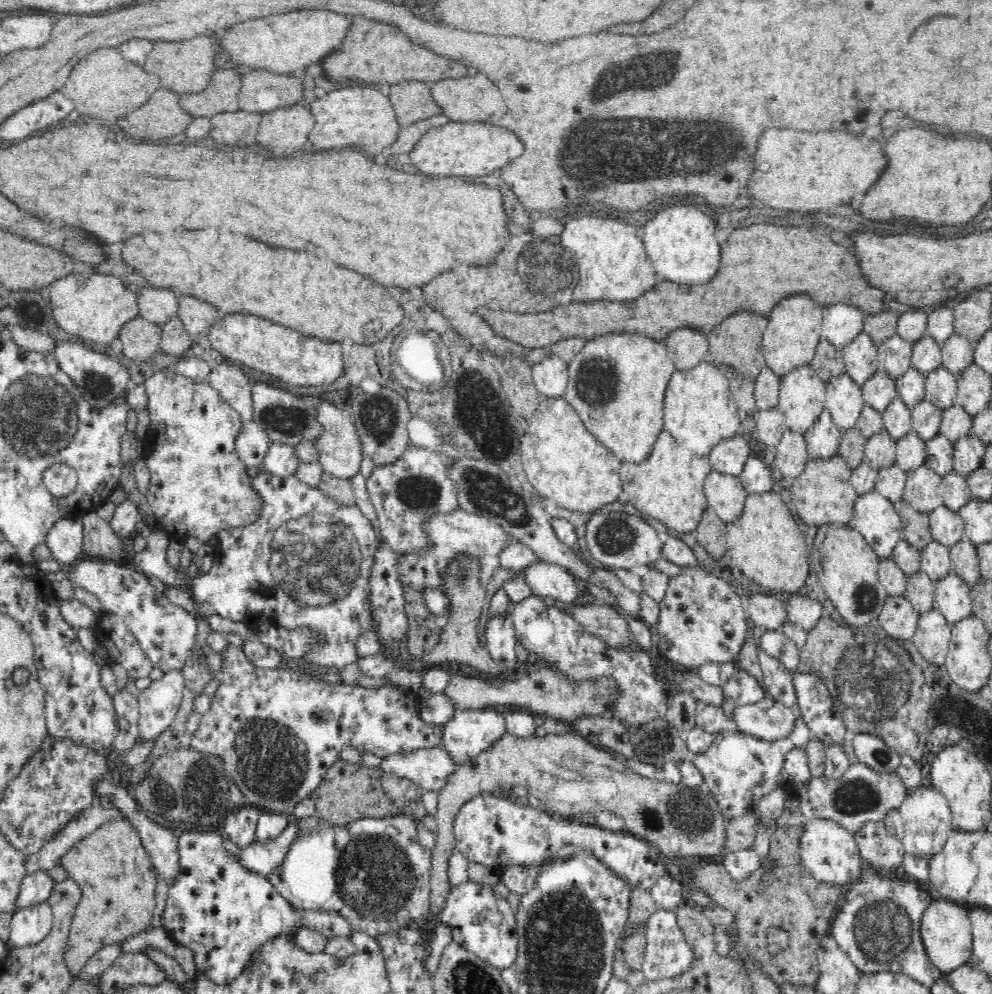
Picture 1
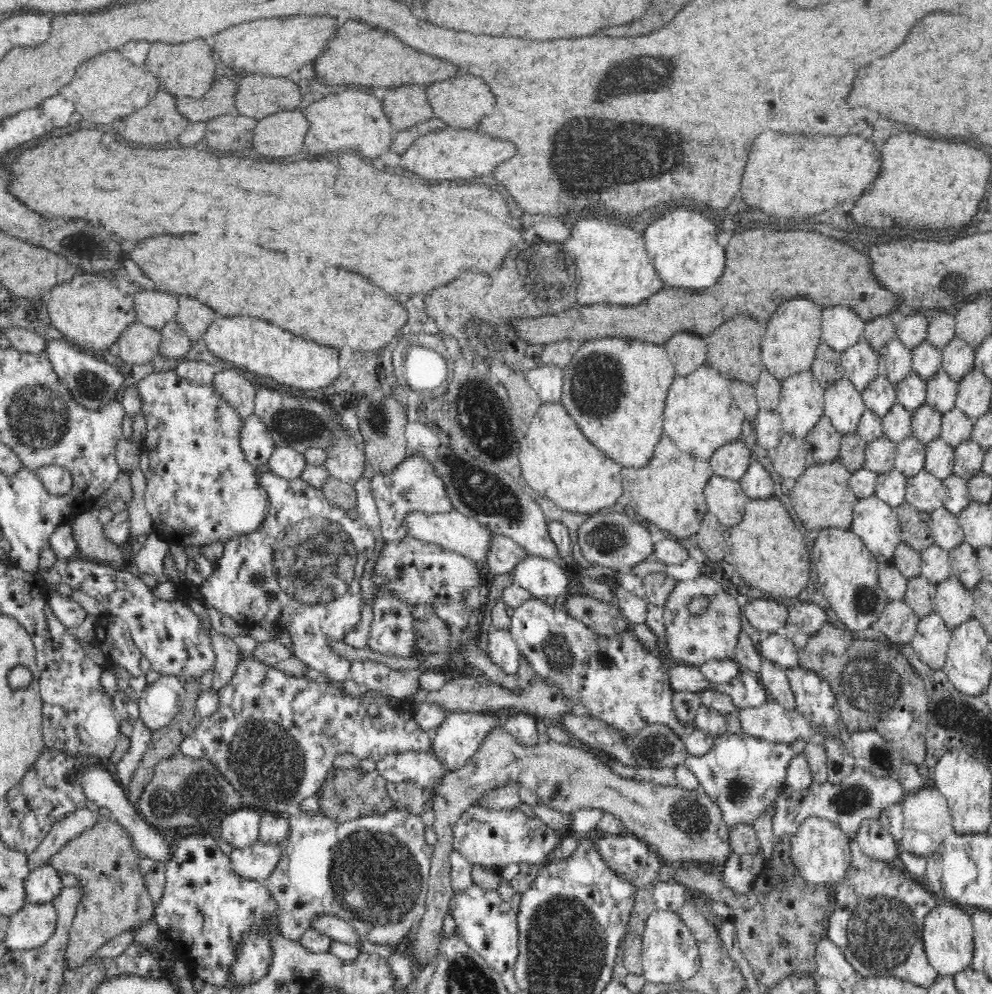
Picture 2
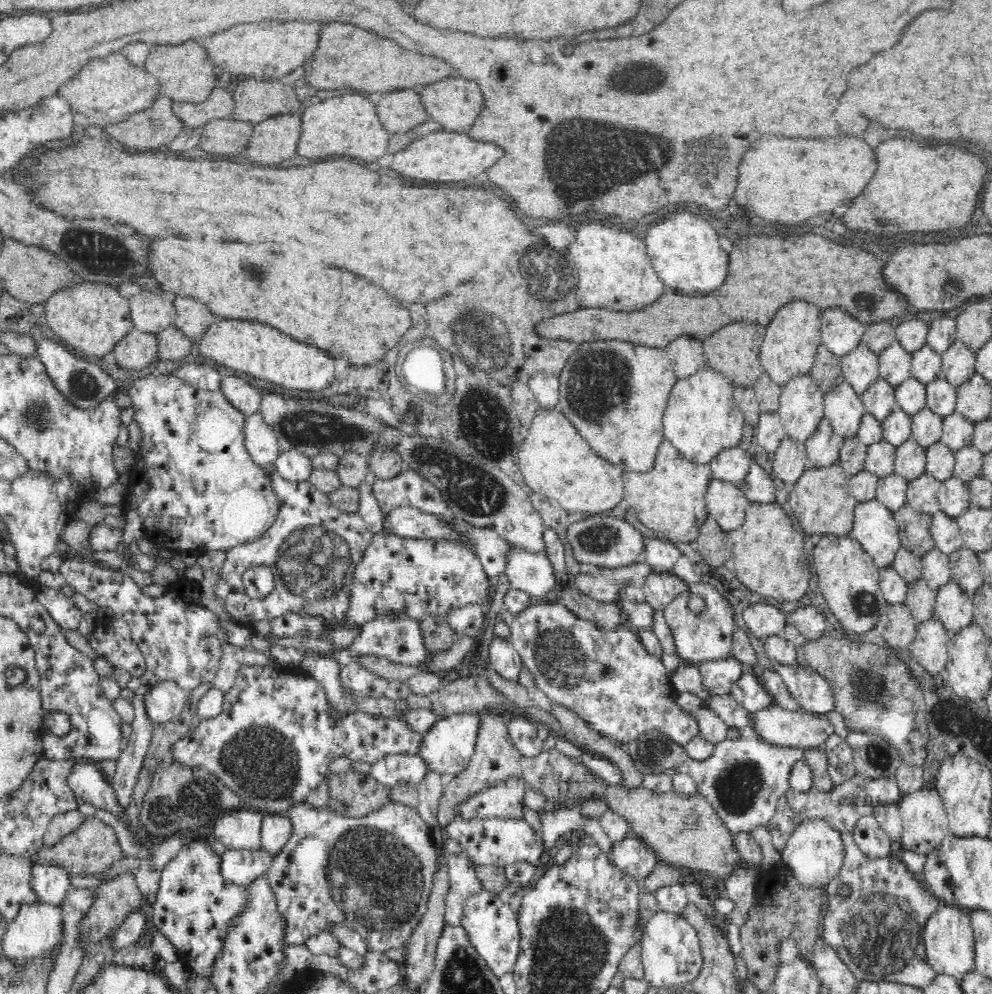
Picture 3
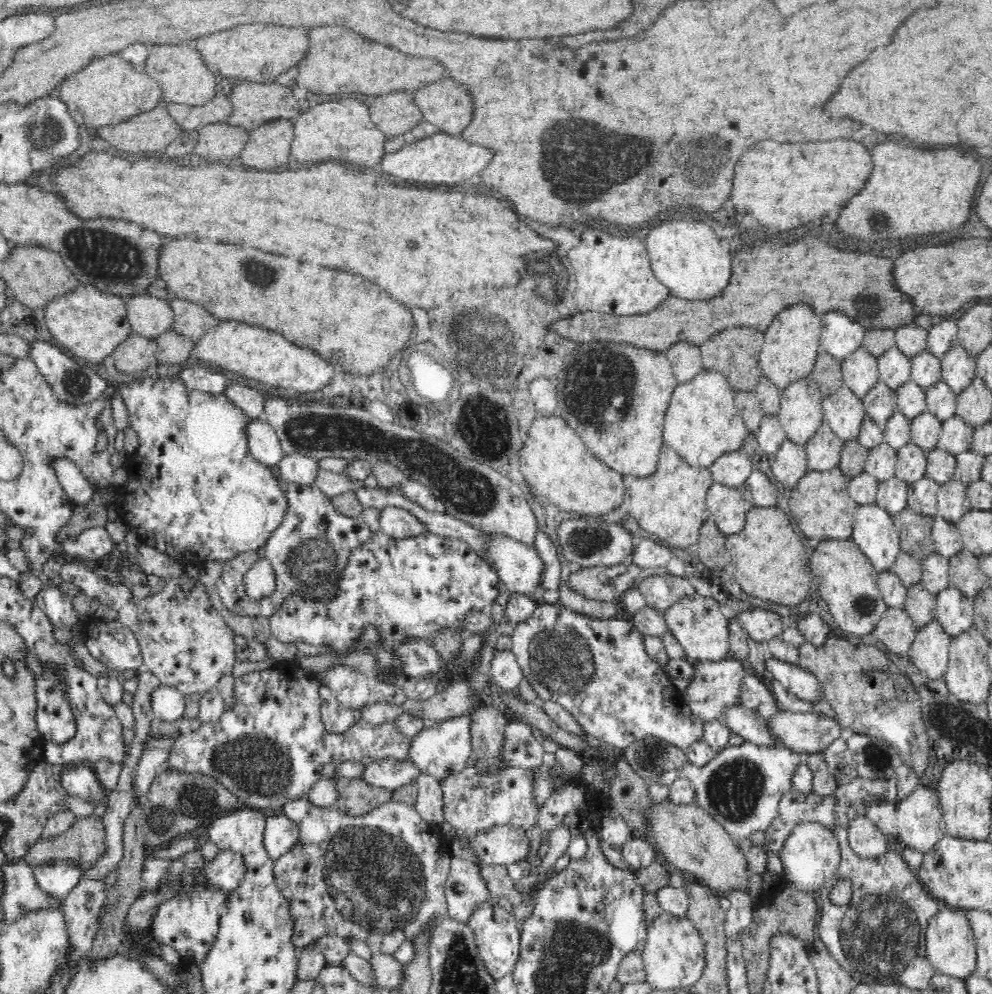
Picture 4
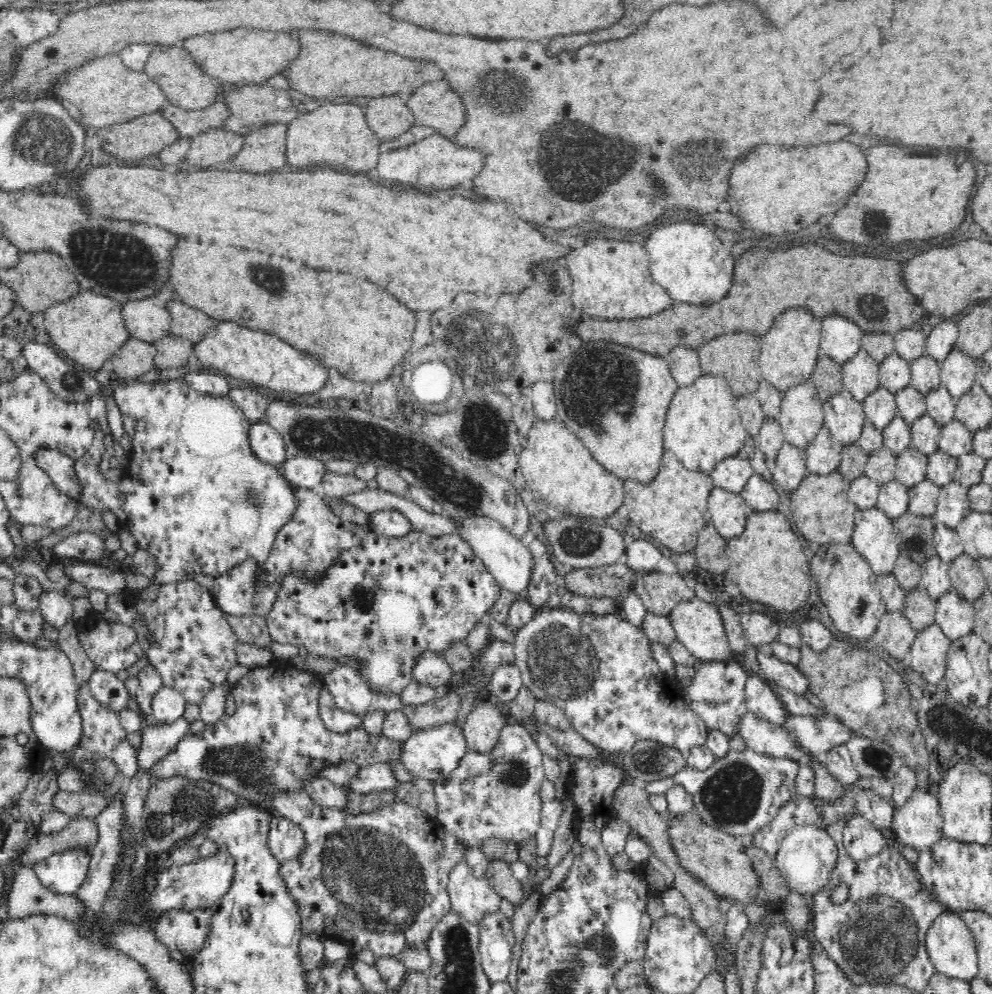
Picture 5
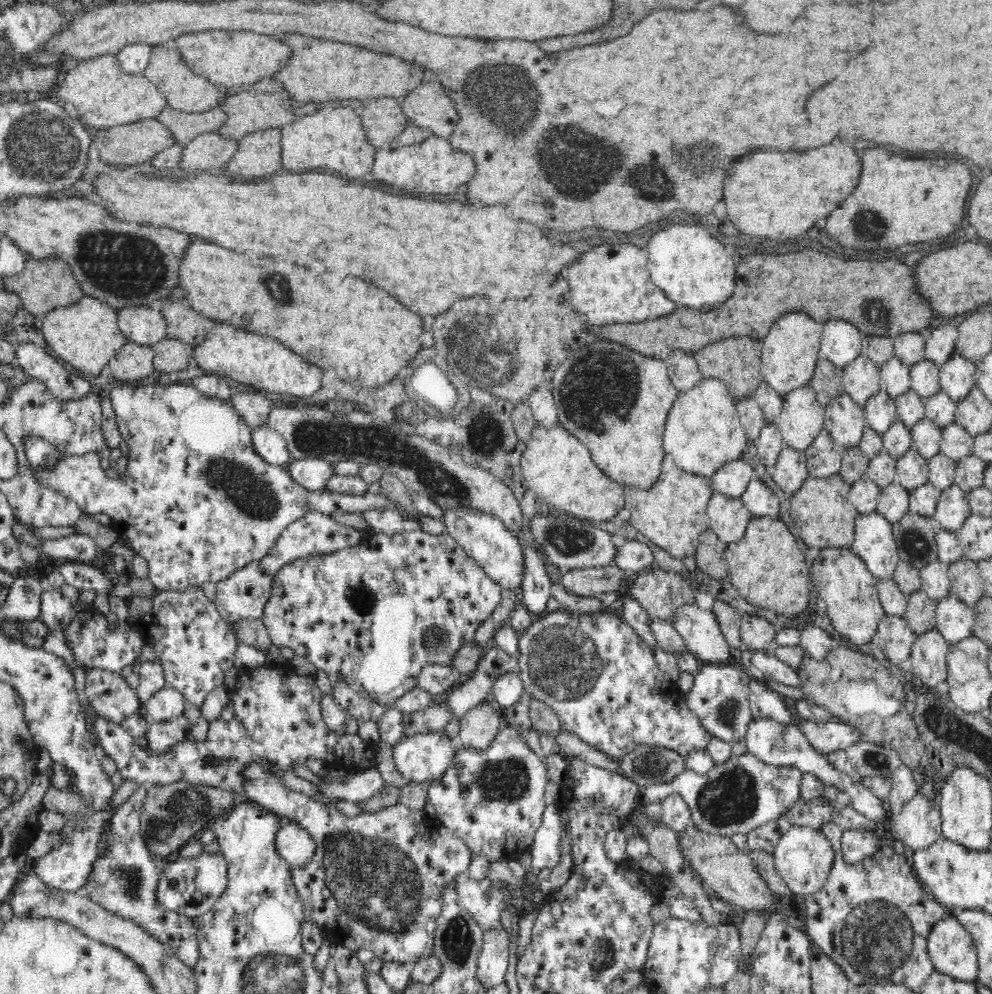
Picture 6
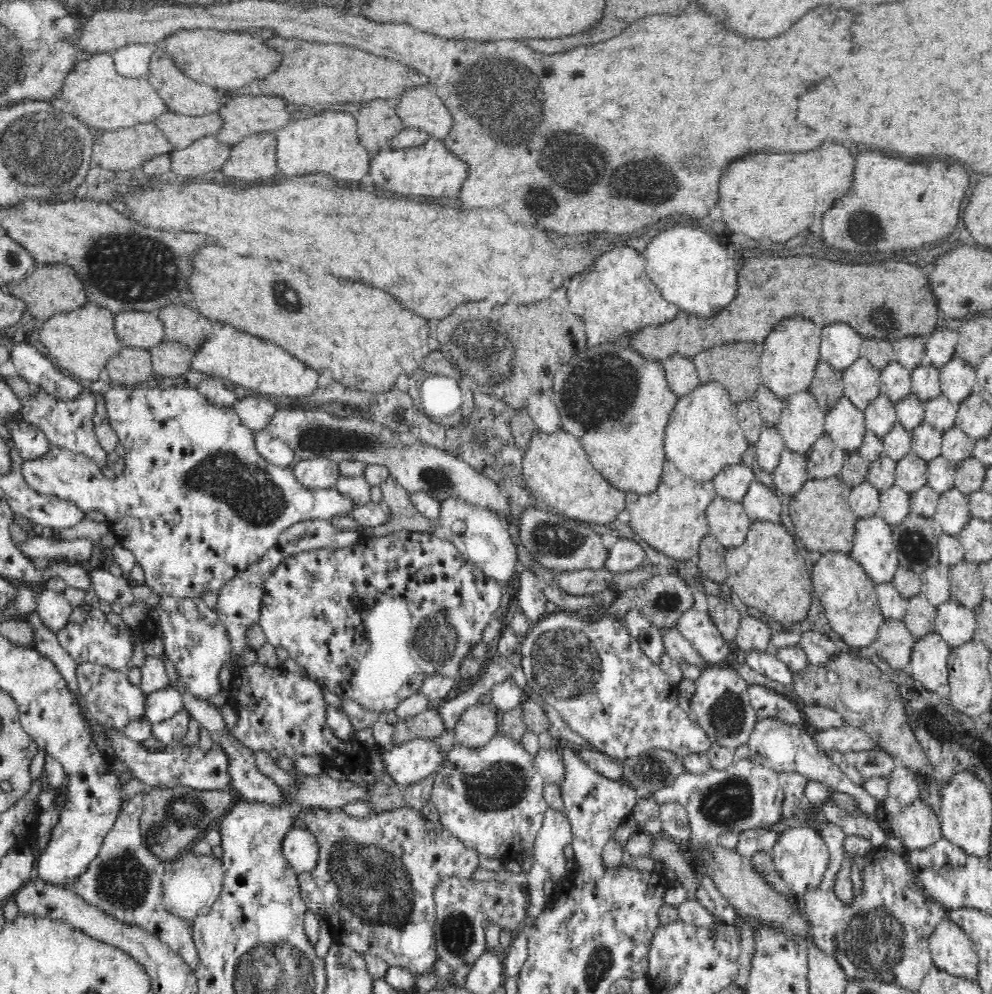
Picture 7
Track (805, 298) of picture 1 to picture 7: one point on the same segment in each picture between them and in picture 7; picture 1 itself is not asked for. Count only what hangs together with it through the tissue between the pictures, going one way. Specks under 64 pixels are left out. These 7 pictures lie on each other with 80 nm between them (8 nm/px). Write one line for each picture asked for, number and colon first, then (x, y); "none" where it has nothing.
2: (794, 332)
3: (789, 349)
4: (791, 344)
5: (787, 358)
6: (791, 349)
7: (791, 352)

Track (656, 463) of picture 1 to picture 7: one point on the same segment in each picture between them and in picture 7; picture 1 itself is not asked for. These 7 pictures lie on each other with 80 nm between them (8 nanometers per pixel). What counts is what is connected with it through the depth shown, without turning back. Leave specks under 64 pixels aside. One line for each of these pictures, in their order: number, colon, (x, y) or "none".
2: (668, 492)
3: (668, 499)
4: (670, 503)
5: (672, 508)
6: (672, 513)
7: (672, 519)

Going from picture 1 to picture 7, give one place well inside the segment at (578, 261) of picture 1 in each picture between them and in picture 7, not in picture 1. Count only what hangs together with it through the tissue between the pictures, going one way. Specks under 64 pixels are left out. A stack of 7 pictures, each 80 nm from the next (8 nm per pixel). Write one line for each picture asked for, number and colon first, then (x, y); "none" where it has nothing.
2: (610, 264)
3: (611, 268)
4: (612, 274)
5: (611, 279)
6: (611, 283)
7: (615, 296)

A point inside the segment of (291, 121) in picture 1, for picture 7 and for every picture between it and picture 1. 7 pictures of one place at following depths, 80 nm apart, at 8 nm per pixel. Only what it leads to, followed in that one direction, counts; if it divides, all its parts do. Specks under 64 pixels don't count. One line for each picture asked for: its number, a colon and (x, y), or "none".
2: (280, 134)
3: (276, 138)
4: (270, 144)
5: (264, 149)
6: (259, 153)
7: (254, 157)

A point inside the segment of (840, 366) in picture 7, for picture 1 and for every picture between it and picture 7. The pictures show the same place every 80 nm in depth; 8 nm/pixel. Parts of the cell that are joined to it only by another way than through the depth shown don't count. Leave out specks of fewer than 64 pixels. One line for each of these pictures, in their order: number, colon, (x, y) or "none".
1: (841, 323)
2: (841, 327)
3: (841, 332)
4: (841, 335)
5: (841, 339)
6: (840, 344)

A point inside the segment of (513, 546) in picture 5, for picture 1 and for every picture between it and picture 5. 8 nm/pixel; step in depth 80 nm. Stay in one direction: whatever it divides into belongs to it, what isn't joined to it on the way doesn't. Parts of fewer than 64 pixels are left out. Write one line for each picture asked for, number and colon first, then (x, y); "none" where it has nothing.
1: (545, 579)
2: (543, 578)
3: (533, 573)
4: (519, 567)

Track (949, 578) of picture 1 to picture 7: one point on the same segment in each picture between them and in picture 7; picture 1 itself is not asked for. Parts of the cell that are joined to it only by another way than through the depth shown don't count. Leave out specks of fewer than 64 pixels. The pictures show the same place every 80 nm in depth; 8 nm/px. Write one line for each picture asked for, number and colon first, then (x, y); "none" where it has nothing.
2: (954, 602)
3: (954, 606)
4: (954, 610)
5: (955, 615)
6: (955, 619)
7: (956, 623)

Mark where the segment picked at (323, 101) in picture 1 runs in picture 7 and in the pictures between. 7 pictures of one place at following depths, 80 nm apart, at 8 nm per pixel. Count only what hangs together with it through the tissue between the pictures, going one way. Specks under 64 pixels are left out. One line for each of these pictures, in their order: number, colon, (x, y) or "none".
2: (348, 119)
3: (348, 125)
4: (343, 130)
5: (333, 133)
6: (333, 138)
7: (328, 143)

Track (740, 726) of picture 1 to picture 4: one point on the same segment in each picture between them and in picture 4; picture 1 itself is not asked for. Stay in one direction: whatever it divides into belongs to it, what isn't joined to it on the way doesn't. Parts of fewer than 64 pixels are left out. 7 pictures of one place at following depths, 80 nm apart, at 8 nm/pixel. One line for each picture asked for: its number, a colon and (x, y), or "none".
2: (770, 721)
3: (774, 724)
4: (802, 732)

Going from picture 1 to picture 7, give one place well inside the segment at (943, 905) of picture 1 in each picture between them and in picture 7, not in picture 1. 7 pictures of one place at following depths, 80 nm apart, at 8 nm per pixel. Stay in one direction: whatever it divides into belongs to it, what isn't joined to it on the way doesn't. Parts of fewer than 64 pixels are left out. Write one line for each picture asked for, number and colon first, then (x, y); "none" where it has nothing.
2: (947, 932)
3: (949, 943)
4: (950, 947)
5: (950, 945)
6: (951, 948)
7: (952, 950)

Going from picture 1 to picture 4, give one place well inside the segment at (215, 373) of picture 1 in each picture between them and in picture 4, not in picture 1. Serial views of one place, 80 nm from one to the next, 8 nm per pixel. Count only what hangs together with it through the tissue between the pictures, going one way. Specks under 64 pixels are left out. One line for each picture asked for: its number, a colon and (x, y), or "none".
2: (239, 393)
3: (241, 395)
4: (249, 400)

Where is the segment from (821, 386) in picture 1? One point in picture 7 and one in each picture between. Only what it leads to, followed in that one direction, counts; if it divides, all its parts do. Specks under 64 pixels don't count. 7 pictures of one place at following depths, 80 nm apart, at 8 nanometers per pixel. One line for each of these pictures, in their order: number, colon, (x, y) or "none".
2: (802, 400)
3: (800, 410)
4: (800, 414)
5: (801, 415)
6: (802, 417)
7: (801, 424)

